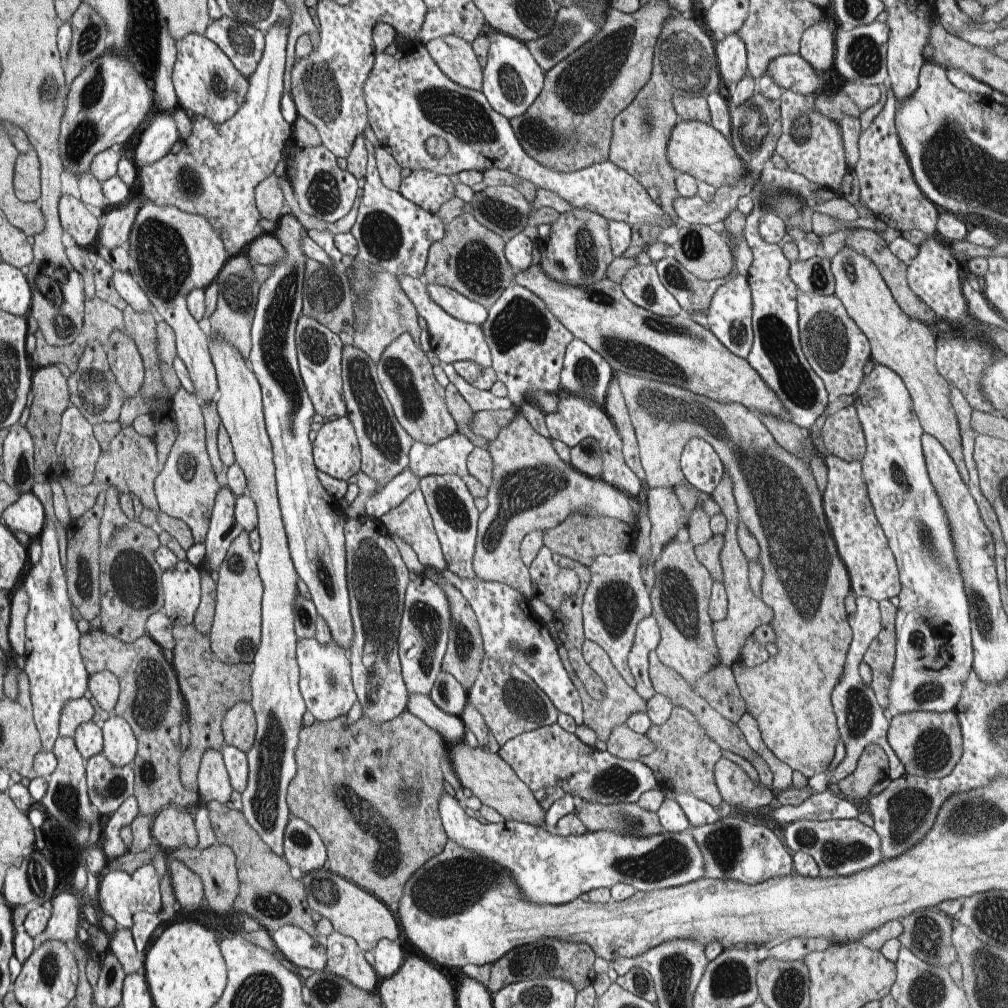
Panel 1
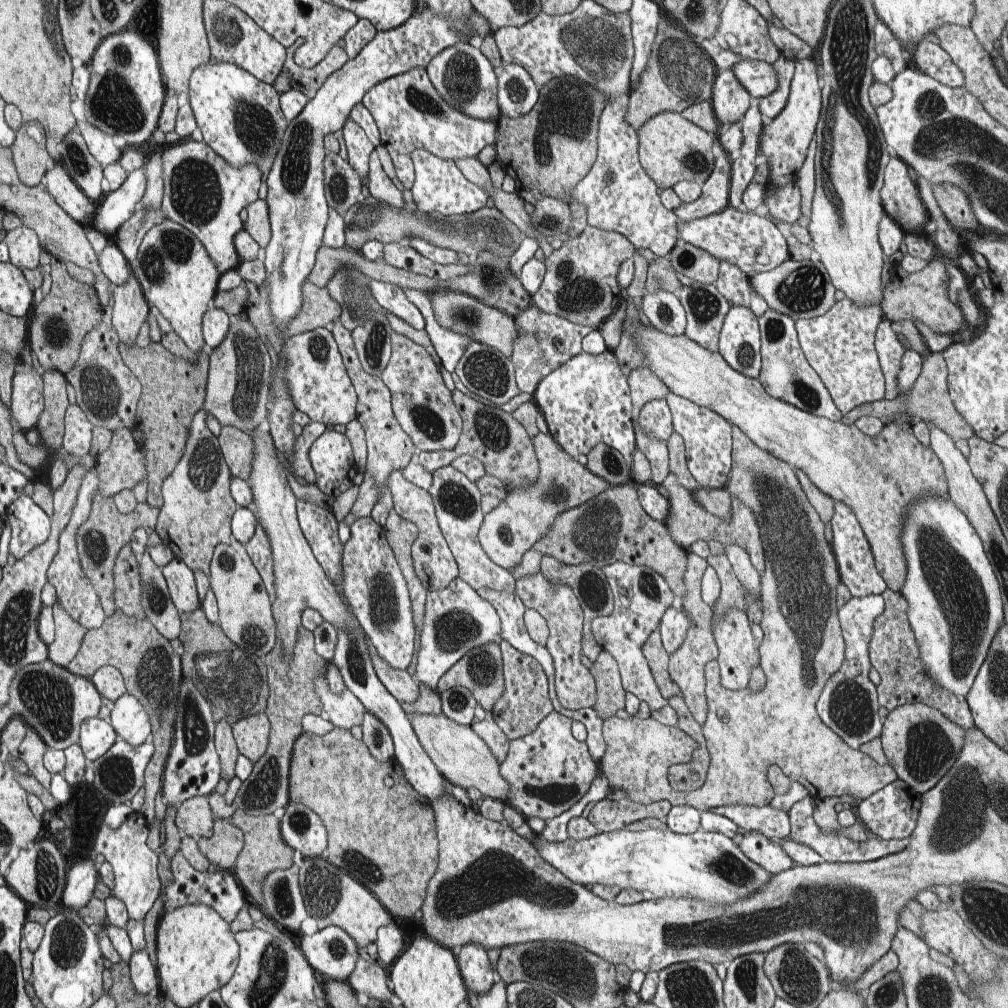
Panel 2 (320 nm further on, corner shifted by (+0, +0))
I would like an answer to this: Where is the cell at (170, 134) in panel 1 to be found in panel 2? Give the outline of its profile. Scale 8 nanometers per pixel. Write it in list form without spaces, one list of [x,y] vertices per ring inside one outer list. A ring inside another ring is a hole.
[[[146,166],[140,167],[138,170],[129,173],[120,188],[113,190],[103,198],[100,206],[98,206],[98,209],[96,209],[95,223],[90,225],[90,227],[94,228],[98,232],[101,232],[104,236],[109,235],[106,237],[109,240],[114,239],[114,236],[116,236],[119,228],[122,227],[128,219],[132,218],[134,214],[136,214],[135,210],[138,208],[141,200],[143,199],[146,186]]]

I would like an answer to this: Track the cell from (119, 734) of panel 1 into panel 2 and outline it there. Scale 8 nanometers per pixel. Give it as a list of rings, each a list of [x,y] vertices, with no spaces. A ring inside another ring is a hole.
[[[126,691],[111,704],[111,724],[128,744],[140,746],[151,737],[151,717],[144,705]]]

